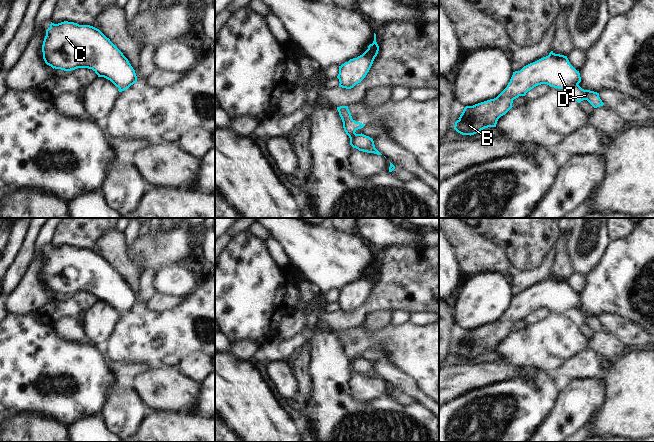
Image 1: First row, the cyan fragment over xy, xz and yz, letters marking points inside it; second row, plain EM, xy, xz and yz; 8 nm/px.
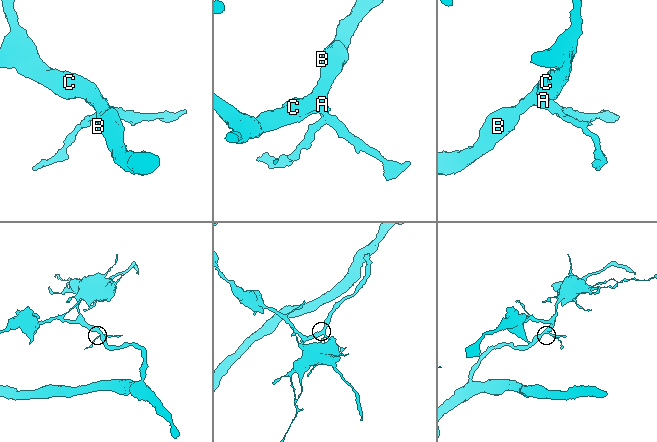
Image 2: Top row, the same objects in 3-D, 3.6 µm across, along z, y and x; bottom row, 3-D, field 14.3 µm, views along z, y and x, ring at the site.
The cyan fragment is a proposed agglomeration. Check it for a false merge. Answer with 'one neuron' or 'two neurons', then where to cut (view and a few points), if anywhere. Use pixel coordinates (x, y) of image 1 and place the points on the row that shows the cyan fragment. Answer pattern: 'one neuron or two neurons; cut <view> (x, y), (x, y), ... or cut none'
two neurons; cut yz (577, 84), (568, 84), (562, 88)

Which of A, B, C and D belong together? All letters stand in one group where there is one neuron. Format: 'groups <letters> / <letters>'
groups A B C / D

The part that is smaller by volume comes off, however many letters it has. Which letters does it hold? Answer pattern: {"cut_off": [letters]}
{"cut_off": ["D"]}

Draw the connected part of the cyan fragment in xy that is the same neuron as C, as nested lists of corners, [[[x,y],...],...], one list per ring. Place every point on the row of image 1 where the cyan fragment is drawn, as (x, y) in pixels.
[[[64,21],[58,24],[51,22],[46,30],[46,36],[42,45],[43,59],[53,69],[71,71],[77,68],[92,69],[98,77],[110,80],[119,89],[130,87],[137,82],[135,70],[123,53],[107,38],[99,29],[90,25],[79,25],[74,22]]]

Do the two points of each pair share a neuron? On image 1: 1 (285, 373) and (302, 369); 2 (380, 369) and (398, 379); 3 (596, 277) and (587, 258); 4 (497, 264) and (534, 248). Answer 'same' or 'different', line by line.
1: different
2: same
3: different
4: different

